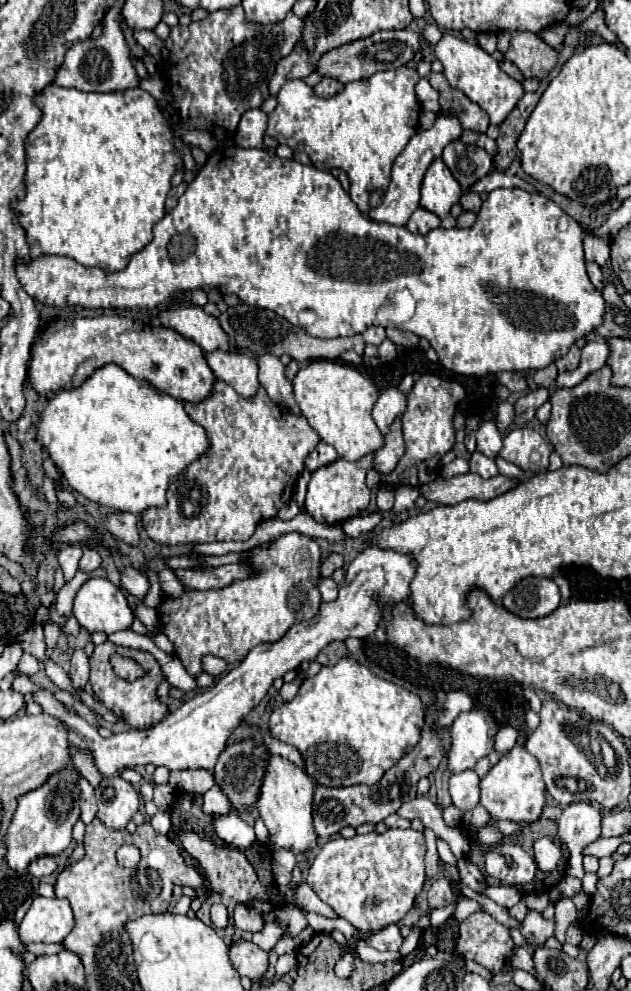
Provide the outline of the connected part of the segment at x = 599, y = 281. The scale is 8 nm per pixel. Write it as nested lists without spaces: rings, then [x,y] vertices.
[[[589,262],[589,264],[587,264],[587,274],[589,274],[589,280],[593,282],[593,286],[595,286],[597,290],[601,290],[601,288],[603,288],[603,274],[601,274],[599,264]]]

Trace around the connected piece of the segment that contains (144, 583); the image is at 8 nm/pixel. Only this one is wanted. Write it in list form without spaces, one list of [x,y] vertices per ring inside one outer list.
[[[125,568],[121,580],[123,580],[123,588],[127,588],[137,598],[145,598],[145,594],[149,592],[149,580],[135,568]]]

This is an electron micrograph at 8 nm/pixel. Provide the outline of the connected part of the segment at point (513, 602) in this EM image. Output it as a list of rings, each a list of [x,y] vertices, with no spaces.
[[[529,576],[517,582],[505,596],[503,606],[521,618],[539,618],[551,614],[561,602],[559,588],[551,578]]]

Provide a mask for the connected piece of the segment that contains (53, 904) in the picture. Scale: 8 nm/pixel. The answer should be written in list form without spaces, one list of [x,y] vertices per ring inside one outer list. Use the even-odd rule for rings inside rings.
[[[37,896],[19,924],[19,936],[29,942],[63,942],[75,920],[67,898]]]

